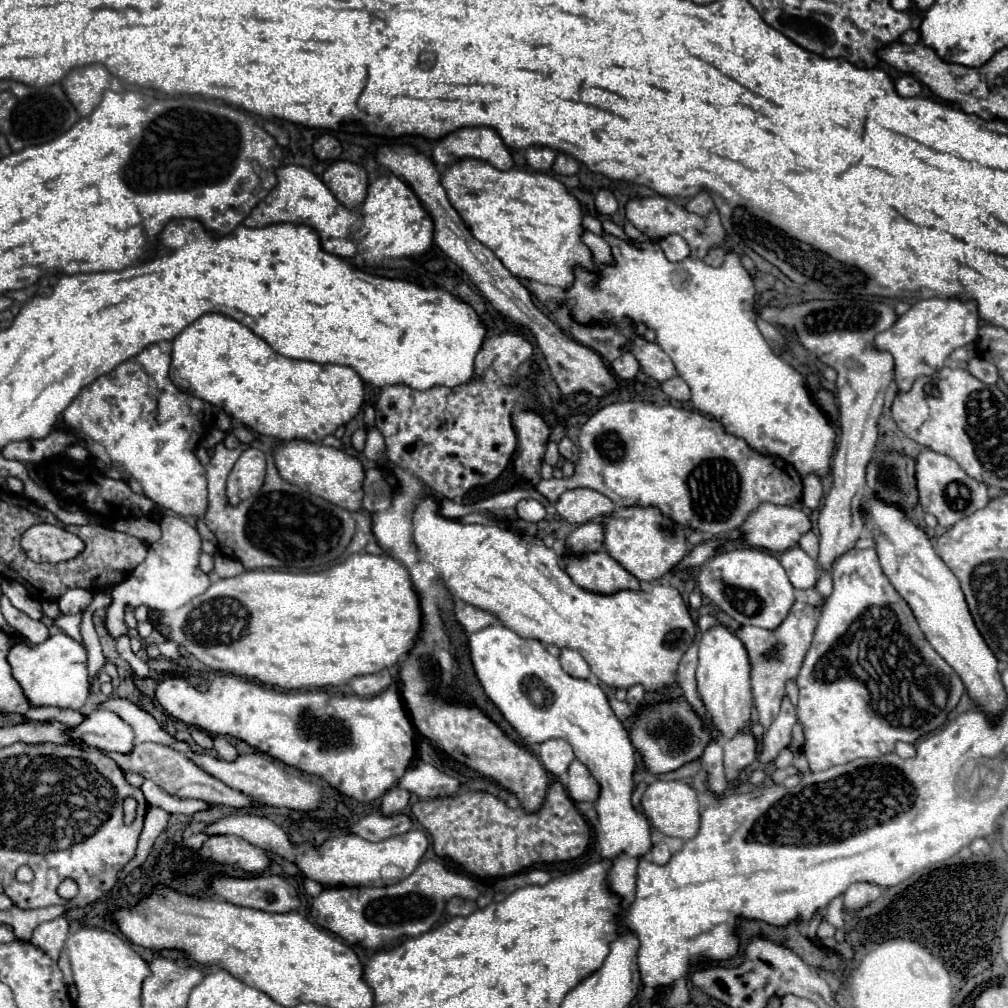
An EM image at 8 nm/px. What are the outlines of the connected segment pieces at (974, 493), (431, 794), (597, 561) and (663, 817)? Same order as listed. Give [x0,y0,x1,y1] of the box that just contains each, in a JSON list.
[[916,450,988,528],[398,764,458,798],[562,552,640,594],[642,780,700,840]]

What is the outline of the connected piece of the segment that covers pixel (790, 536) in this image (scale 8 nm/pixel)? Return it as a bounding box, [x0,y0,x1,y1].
[740,504,810,552]

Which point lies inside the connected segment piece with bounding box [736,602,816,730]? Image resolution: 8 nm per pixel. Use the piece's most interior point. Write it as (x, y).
(776, 655)

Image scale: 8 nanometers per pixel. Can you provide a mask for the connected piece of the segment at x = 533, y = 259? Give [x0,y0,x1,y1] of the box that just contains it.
[442,160,596,288]

